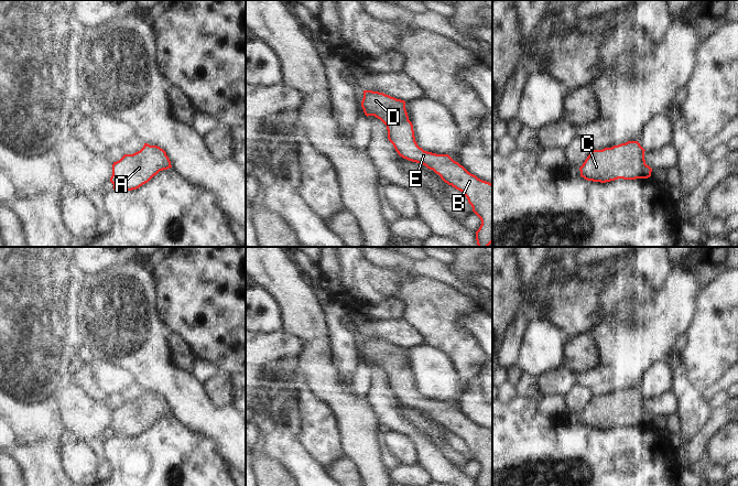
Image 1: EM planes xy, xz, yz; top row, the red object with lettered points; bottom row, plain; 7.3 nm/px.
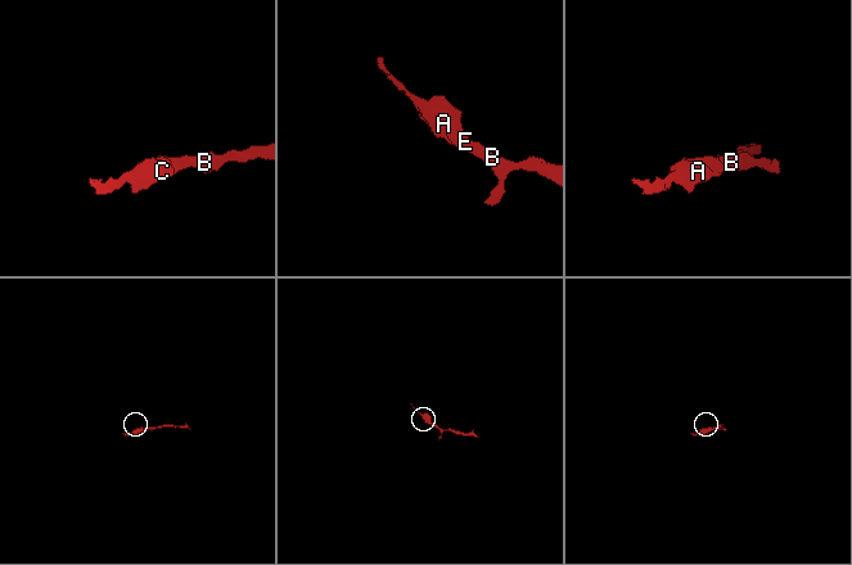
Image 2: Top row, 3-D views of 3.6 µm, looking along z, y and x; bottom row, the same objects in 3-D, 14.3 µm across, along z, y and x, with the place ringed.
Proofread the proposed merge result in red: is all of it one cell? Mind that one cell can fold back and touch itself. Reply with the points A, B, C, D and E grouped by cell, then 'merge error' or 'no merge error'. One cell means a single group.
groups A B C D E; no merge error

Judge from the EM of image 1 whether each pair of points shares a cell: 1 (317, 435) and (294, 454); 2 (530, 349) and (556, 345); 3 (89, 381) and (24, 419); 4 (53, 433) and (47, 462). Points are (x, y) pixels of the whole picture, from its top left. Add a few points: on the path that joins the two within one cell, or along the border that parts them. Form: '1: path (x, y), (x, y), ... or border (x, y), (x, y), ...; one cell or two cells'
1: border (300, 421), (302, 446), (321, 465); two cells
2: path (536, 349), (550, 345); one cell
3: border (76, 373), (73, 381); two cells
4: border (57, 441), (44, 441), (28, 445); two cells

